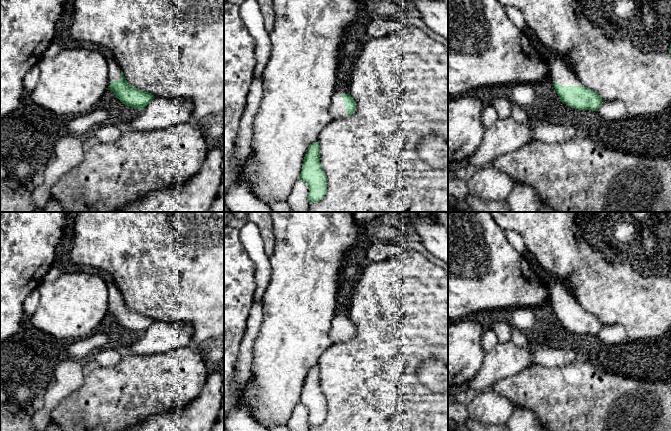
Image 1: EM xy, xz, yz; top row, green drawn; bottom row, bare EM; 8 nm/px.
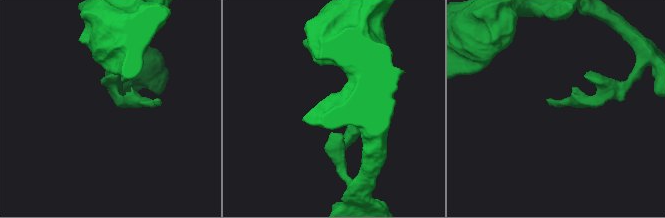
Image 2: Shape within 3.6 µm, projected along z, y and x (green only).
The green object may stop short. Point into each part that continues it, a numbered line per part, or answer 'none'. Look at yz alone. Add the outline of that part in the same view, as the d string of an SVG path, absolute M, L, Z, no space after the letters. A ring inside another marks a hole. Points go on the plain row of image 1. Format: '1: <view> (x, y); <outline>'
1: yz (559, 297); M535 258L531 259L529 264L542 282L550 288L551 306L553 308L556 305L562 310L582 310L580 304L565 291L563 284L554 274L544 270Z

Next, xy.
1: xy (114, 297); M101 271L99 274L106 282L109 292L108 310L114 304L121 304L121 292L114 281L113 277L106 271Z

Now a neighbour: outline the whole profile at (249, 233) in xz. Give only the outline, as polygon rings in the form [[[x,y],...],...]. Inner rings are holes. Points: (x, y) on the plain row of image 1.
[[[248,220],[239,229],[240,240],[255,265],[255,301],[262,303],[271,279],[271,267],[265,254],[264,243],[256,224]]]

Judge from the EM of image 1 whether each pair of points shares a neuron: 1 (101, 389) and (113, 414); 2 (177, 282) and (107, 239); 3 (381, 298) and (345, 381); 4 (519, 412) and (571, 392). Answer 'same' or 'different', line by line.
1: same
2: same
3: same
4: different

